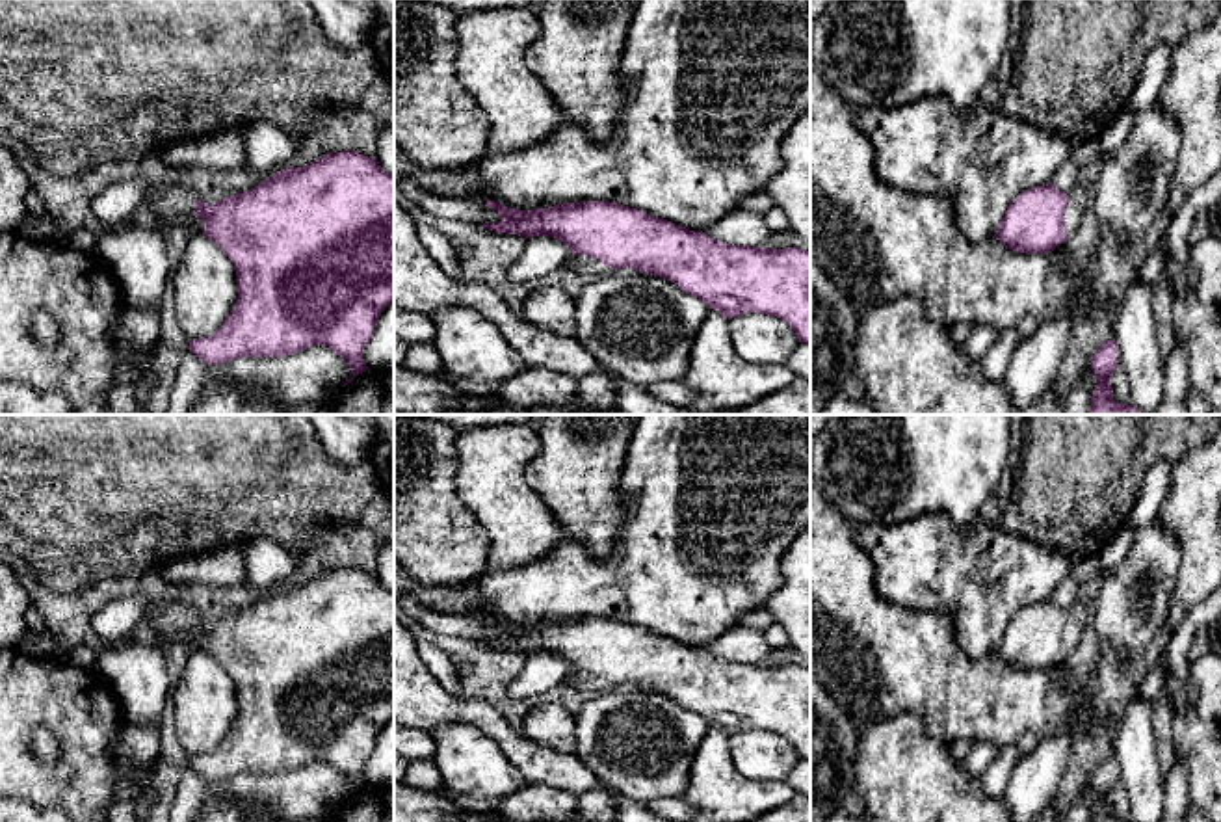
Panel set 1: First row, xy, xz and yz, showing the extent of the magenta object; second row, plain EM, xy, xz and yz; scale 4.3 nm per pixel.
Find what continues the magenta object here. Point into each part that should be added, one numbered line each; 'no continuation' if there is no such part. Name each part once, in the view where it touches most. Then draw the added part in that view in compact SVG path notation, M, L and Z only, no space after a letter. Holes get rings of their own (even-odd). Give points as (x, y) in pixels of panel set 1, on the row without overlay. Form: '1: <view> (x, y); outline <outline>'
1: yz (1076, 614); outline M1076 603L1067 612L1069 612L1069 623L1065 627L1065 647L1067 647L1069 655L1070 655L1078 647L1080 638L1083 634L1085 606L1082 603Z

